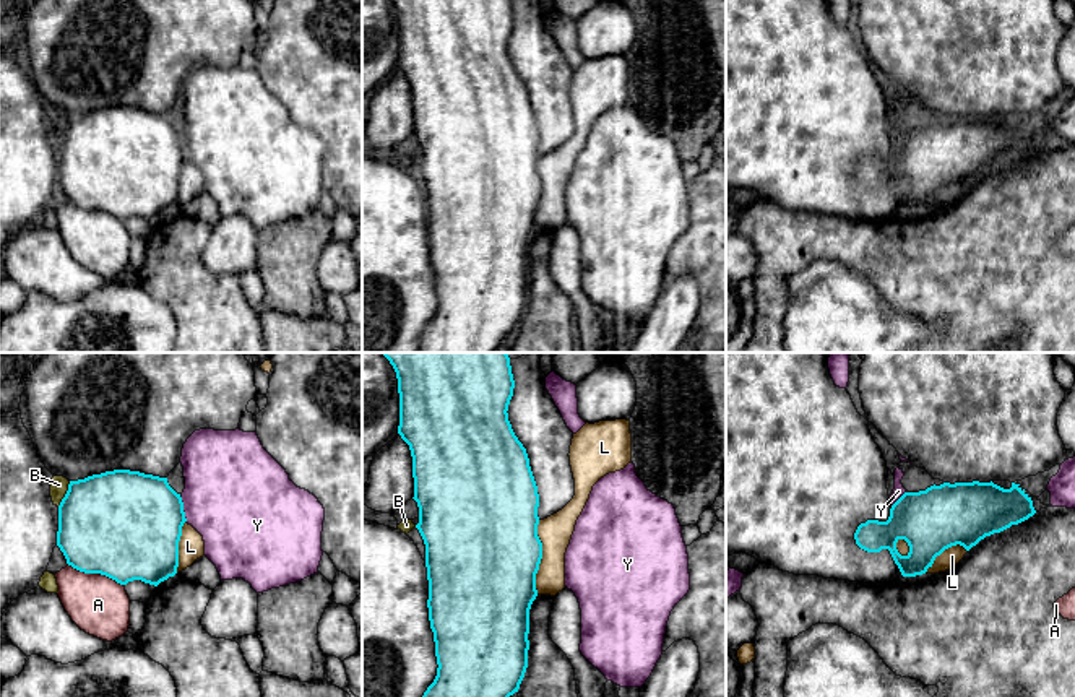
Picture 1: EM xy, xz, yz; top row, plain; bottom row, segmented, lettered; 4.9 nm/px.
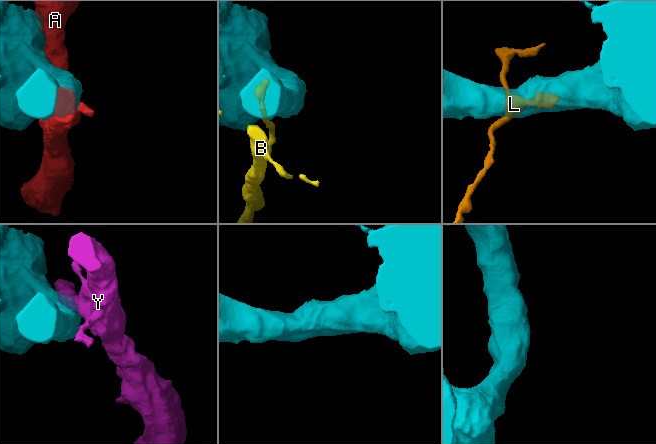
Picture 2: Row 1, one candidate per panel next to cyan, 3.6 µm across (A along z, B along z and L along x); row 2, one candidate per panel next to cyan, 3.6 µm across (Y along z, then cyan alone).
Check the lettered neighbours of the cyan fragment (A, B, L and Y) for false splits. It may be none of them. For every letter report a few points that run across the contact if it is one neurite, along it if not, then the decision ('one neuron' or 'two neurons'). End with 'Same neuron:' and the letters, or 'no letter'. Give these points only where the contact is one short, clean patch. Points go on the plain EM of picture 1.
A: two neurons
B: two neurons
L: xz (539, 156), (541, 199), (536, 210), (536, 229) | two neurons
Y: xy (179, 132), (187, 156) | two neurons
Same neuron: no letter

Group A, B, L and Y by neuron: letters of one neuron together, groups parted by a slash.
A / B / L / Y

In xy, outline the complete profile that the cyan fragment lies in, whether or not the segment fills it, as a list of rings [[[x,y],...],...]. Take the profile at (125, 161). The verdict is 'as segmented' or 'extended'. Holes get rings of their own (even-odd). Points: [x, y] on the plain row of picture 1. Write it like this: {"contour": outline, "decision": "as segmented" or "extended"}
{"contour": [[[114,106],[70,117],[58,141],[57,182],[67,200],[80,208],[101,210],[120,221],[141,216],[158,223],[177,210],[185,158],[182,133],[167,114]]], "decision": "as segmented"}

